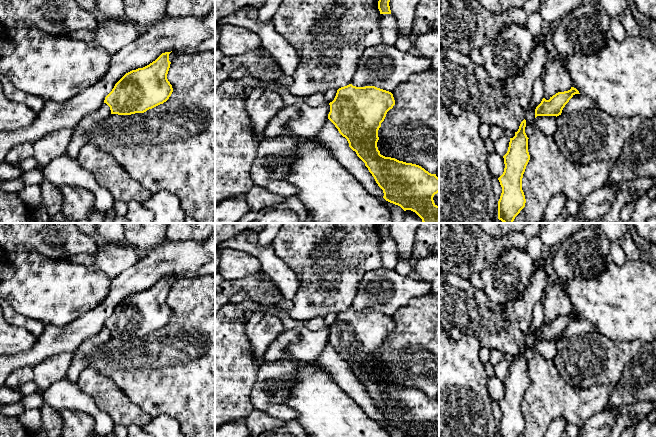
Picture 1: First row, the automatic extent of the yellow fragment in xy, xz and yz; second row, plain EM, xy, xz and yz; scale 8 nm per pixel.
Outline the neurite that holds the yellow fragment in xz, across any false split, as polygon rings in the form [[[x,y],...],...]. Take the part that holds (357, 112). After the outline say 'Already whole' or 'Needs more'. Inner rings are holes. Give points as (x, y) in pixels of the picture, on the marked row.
[[[349,84],[337,90],[334,100],[329,105],[328,119],[335,125],[339,133],[347,139],[349,147],[365,163],[376,183],[383,190],[383,198],[390,203],[400,206],[404,211],[411,210],[415,212],[422,219],[423,223],[439,223],[439,206],[433,200],[434,195],[439,192],[439,178],[436,174],[429,173],[419,165],[385,157],[378,150],[378,130],[387,112],[395,105],[393,94],[375,86],[356,87]]]. Already whole

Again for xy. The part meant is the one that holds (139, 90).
[[[162,53],[149,65],[126,73],[115,84],[104,100],[111,114],[144,113],[169,99],[173,92],[167,79],[170,53]]]. Already whole

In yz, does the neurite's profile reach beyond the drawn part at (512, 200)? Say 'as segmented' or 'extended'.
as segmented

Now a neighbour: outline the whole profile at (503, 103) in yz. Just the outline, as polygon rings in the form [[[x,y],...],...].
[[[542,33],[534,38],[534,48],[523,70],[505,80],[496,80],[486,72],[483,65],[472,62],[469,55],[453,49],[439,49],[439,109],[455,103],[462,109],[476,113],[481,123],[515,133],[525,119],[534,82],[543,76],[547,55],[545,36]]]

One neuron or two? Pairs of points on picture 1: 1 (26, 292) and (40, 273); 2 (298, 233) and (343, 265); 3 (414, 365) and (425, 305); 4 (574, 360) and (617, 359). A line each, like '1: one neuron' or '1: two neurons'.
1: one neuron
2: one neuron
3: one neuron
4: one neuron

